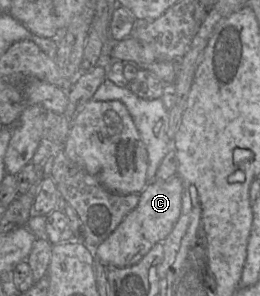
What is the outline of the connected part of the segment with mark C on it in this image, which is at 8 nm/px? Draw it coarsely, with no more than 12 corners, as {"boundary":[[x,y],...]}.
{"boundary":[[179,176],[153,180],[94,255],[137,264],[179,220]]}

